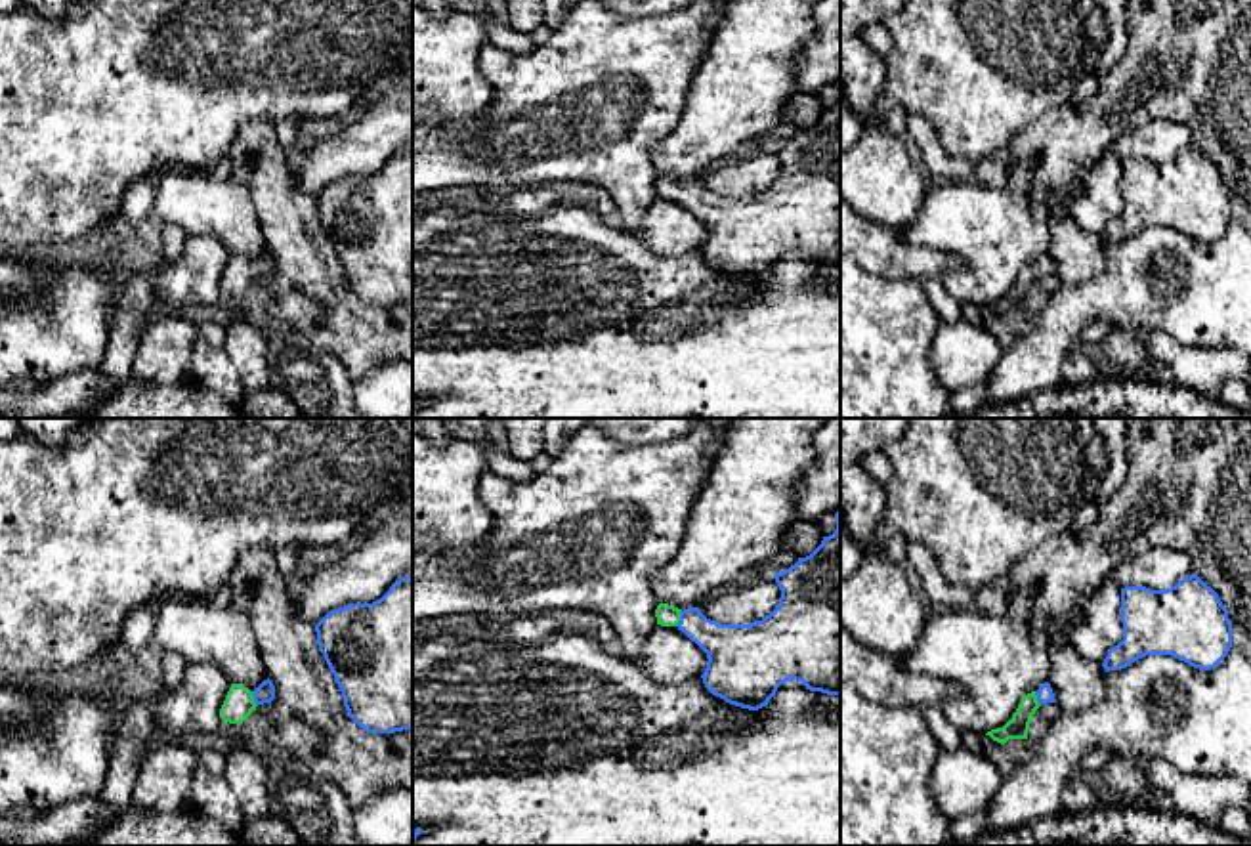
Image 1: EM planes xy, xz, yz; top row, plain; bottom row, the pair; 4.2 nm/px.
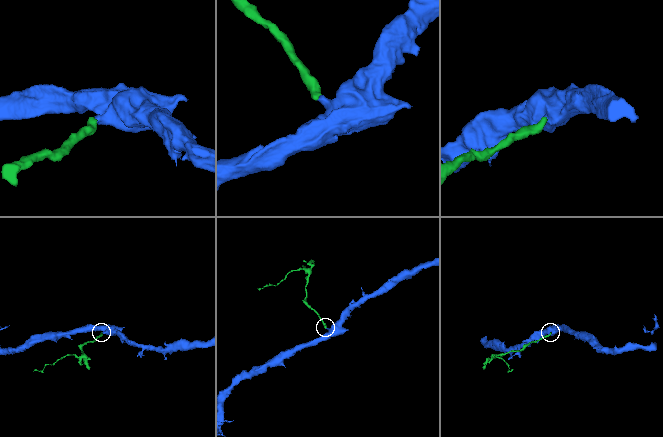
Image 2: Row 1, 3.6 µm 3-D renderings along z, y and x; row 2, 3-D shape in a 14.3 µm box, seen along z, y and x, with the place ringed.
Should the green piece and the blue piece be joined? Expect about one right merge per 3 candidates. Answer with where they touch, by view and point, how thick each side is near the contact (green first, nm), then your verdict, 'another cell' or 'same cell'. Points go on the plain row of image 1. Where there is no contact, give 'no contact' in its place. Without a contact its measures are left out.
xz (678, 191) | 100/200 nm | same cell

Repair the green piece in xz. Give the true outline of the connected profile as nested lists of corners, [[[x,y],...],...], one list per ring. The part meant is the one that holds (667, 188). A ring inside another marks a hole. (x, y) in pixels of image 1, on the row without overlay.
[[[840,82],[837,101],[823,109],[821,116],[806,130],[798,130],[789,141],[775,145],[781,162],[779,176],[762,193],[751,197],[722,197],[707,191],[699,180],[678,181],[659,176],[657,197],[676,199],[707,225],[707,241],[701,246],[705,260],[730,277],[758,283],[770,275],[777,260],[789,252],[802,254],[810,264],[840,267]]]

